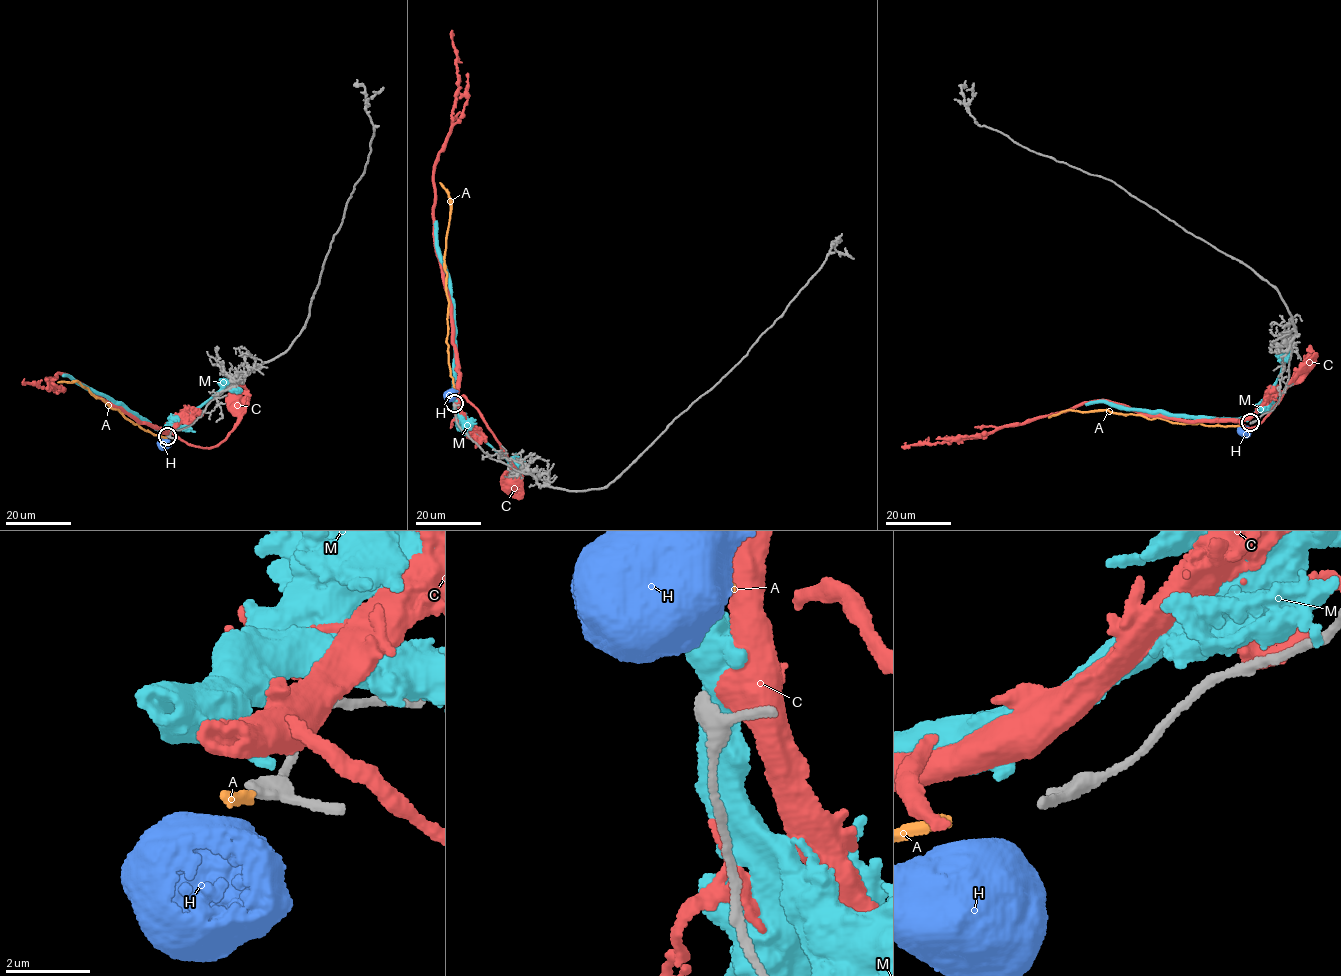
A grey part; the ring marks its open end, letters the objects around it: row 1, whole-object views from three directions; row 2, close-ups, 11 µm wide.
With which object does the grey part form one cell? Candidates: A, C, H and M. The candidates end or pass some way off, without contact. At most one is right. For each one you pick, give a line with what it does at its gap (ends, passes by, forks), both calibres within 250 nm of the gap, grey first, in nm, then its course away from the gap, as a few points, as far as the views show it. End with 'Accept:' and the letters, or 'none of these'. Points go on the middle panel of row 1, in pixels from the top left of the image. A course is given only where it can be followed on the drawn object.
H: It ends there. Thickness 260 nm (grey) against 850 nm
Accept: H

